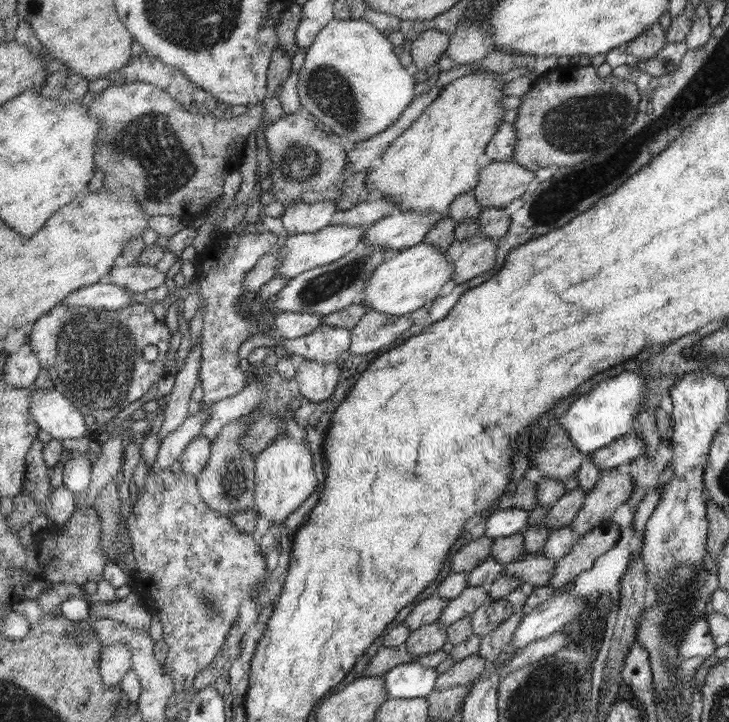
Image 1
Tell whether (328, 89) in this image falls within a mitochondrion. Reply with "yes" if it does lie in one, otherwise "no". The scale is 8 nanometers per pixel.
yes

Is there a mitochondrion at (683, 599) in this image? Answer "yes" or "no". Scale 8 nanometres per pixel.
yes

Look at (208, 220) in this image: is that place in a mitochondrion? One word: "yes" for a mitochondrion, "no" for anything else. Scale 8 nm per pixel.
no

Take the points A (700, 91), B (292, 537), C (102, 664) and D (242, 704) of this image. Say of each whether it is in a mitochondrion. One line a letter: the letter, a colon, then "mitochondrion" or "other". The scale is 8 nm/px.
A: mitochondrion
B: other
C: other
D: other

